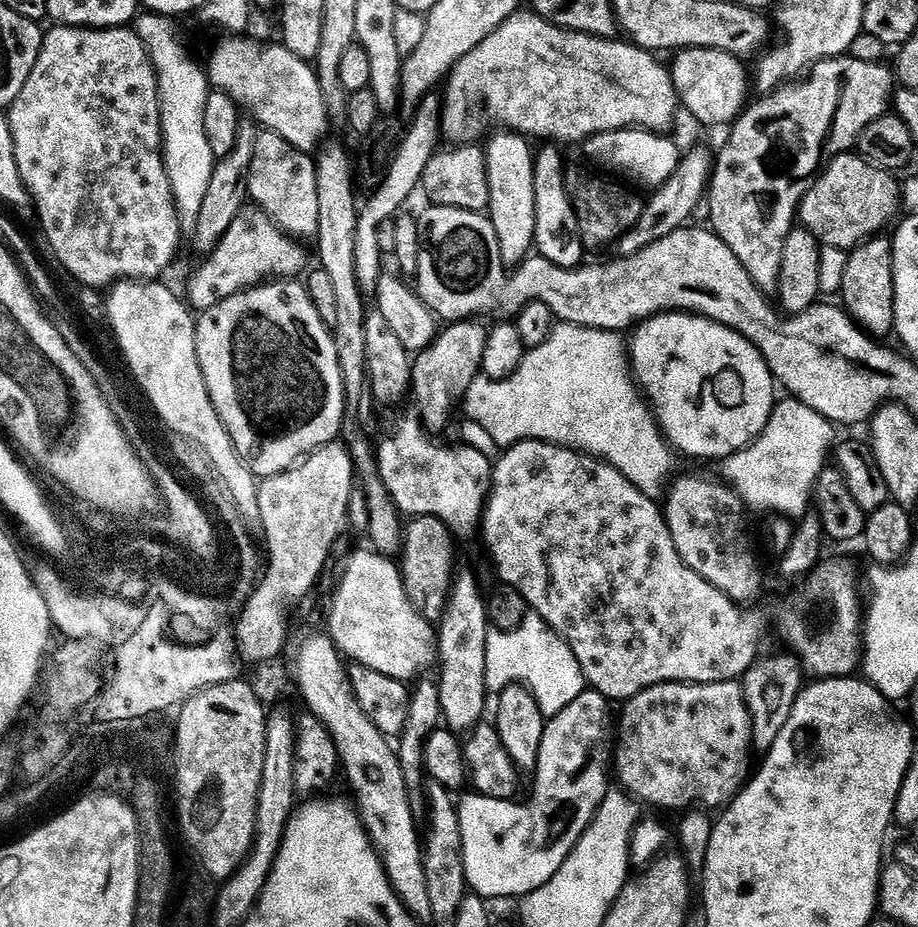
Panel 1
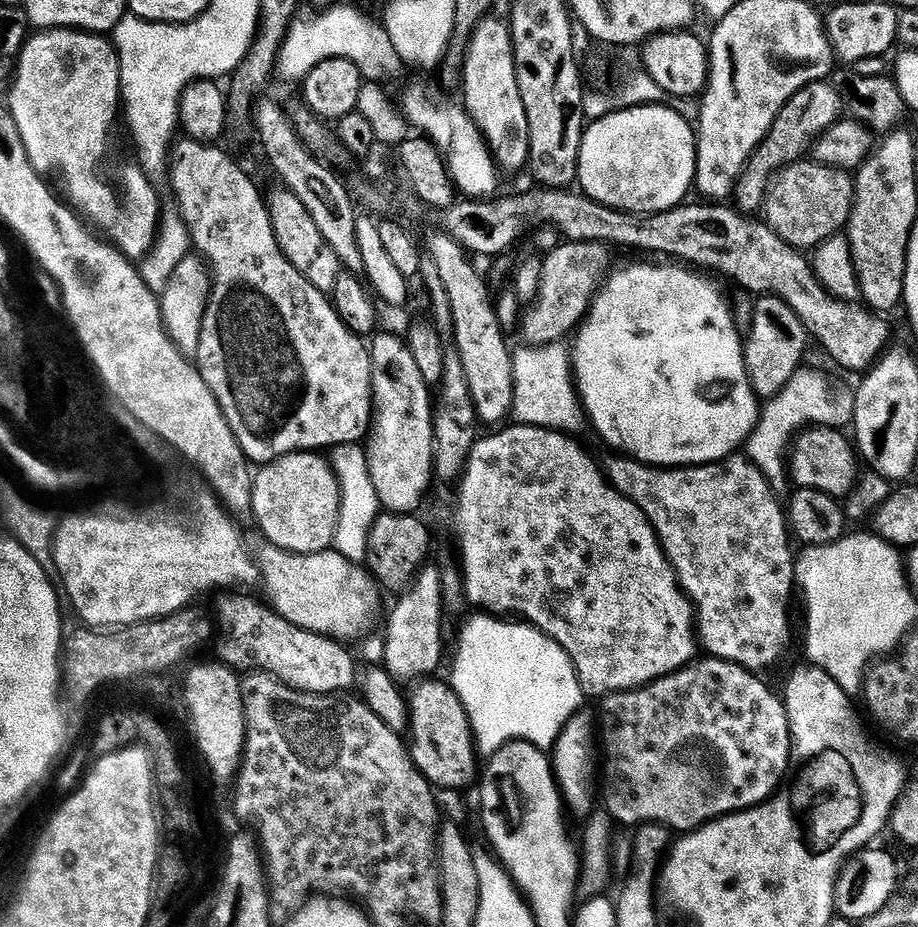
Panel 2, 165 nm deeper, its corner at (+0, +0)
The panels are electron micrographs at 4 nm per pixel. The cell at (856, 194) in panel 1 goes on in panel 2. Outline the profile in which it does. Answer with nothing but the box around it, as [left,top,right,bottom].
[762,158,856,250]

